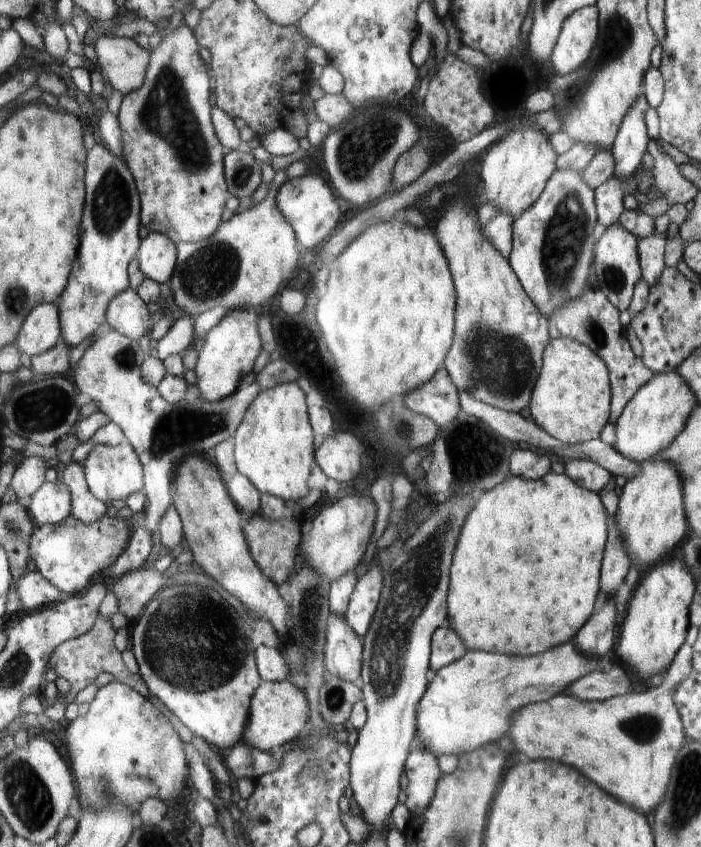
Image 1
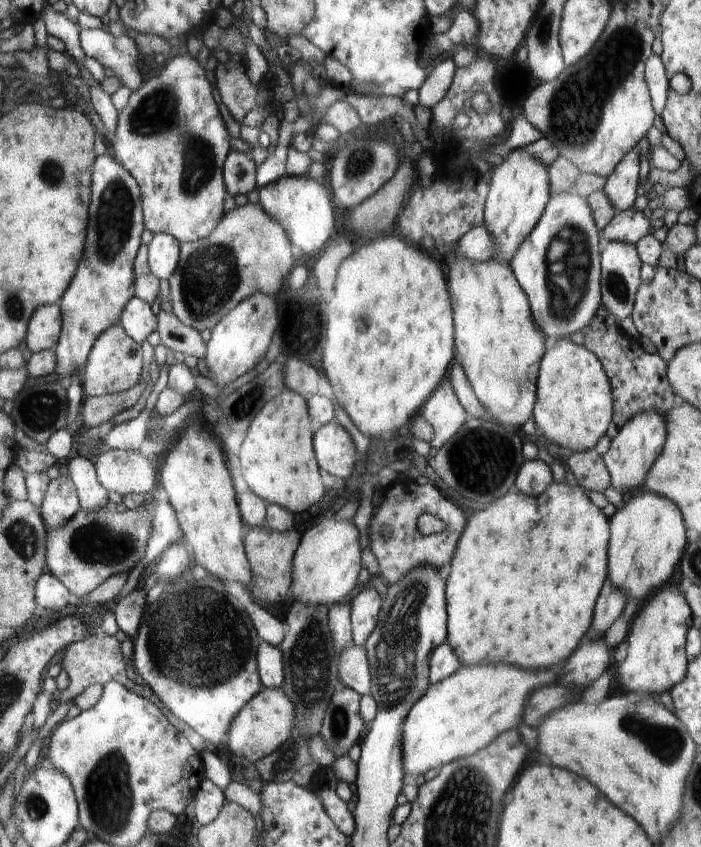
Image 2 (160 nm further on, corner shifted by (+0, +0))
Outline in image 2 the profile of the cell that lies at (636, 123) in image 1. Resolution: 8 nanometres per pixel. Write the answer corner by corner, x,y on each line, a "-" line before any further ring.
631,151
614,170
607,176
603,191
613,203
616,212
628,211
634,206
638,196
638,176
640,176
640,152

